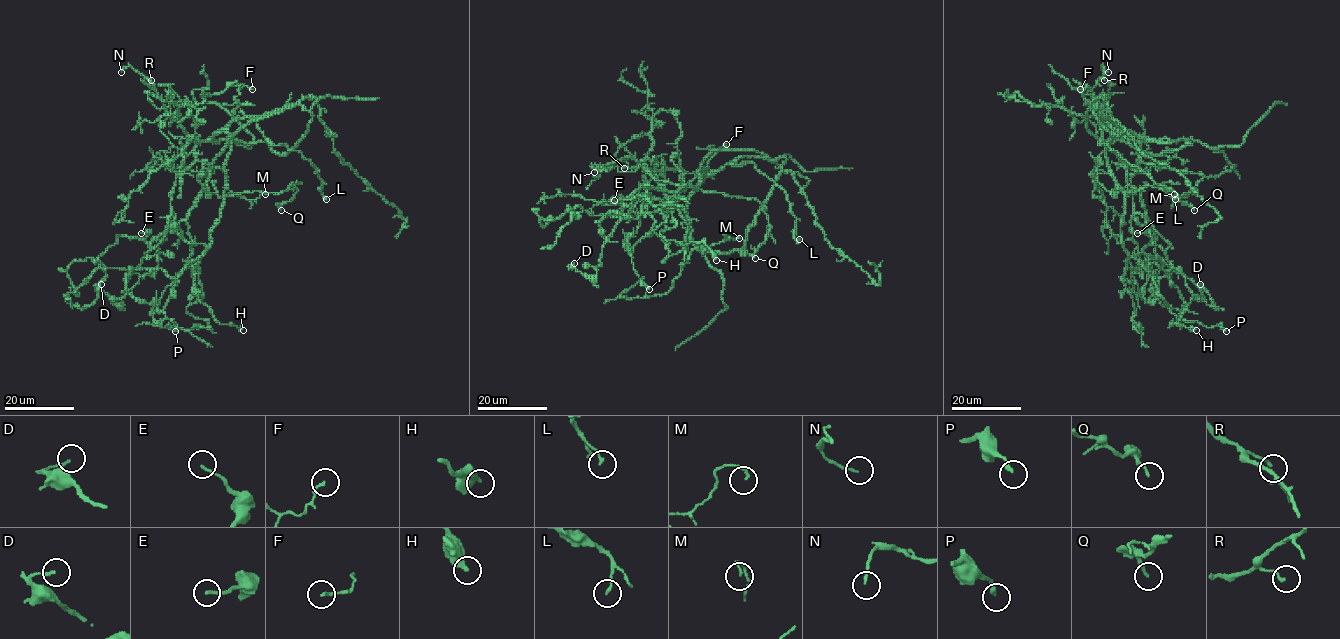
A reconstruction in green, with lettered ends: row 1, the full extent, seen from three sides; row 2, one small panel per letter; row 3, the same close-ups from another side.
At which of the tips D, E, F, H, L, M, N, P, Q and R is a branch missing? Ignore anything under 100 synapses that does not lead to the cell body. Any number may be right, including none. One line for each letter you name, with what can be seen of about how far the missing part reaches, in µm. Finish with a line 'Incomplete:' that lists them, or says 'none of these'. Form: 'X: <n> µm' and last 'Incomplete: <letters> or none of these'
Incomplete: none of these

